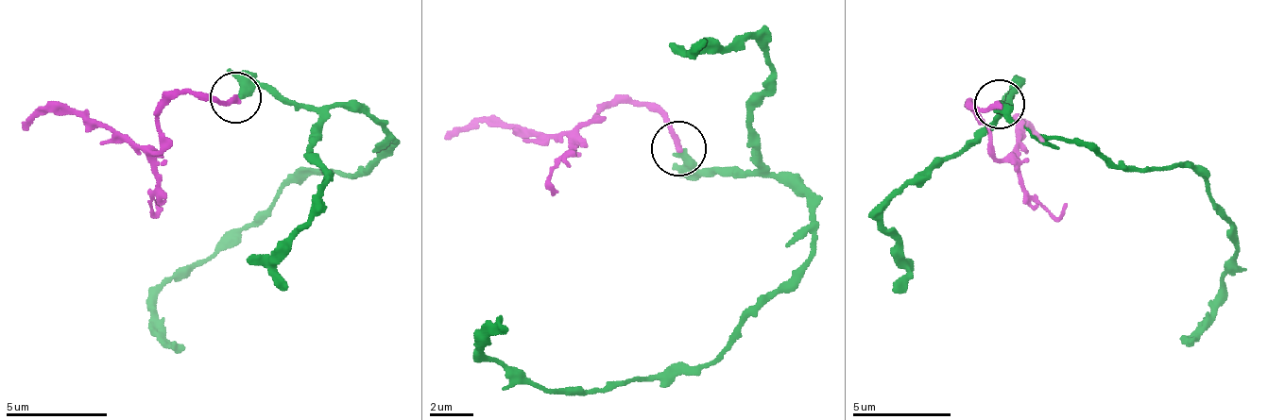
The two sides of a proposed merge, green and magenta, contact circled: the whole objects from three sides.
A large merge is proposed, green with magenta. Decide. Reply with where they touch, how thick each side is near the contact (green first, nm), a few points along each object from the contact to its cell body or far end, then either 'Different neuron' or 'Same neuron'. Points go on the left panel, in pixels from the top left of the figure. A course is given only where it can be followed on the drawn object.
Place: (235, 97). Thickness 400 nm (green) against 280 nm. Course of green: (238, 96), (259, 87), (344, 107), (398, 140), (359, 173), (294, 176), (157, 294), (161, 328), (186, 348). Course of magenta: (233, 96), (211, 100), (174, 95), (157, 121), (154, 152), (88, 128), (69, 112), (36, 113), (25, 128). Different neuron

